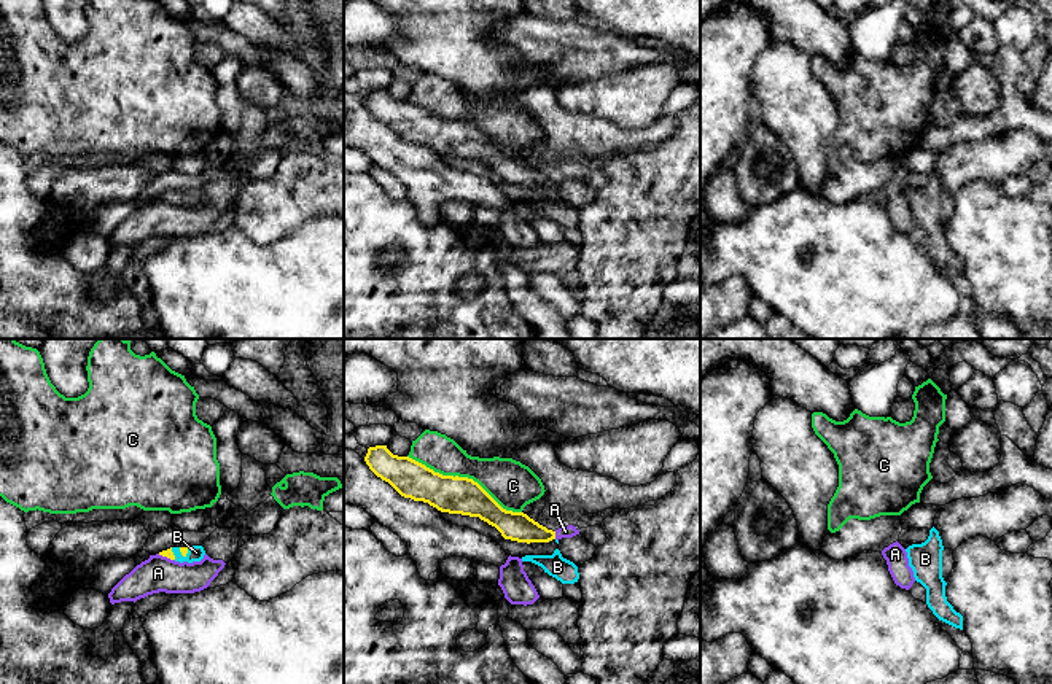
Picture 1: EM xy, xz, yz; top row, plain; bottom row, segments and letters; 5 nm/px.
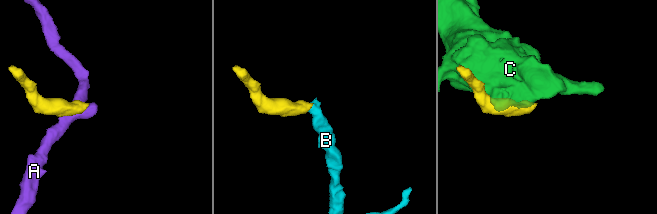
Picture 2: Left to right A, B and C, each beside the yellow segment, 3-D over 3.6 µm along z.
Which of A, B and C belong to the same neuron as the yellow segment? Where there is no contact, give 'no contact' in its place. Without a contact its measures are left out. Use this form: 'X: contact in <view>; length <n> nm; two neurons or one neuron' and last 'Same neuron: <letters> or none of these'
A: contact in xz; length 40 nm; two neurons
B: contact in xy; length 70 nm; one neuron
C: contact in xz; length 650 nm; two neurons
Same neuron: B

